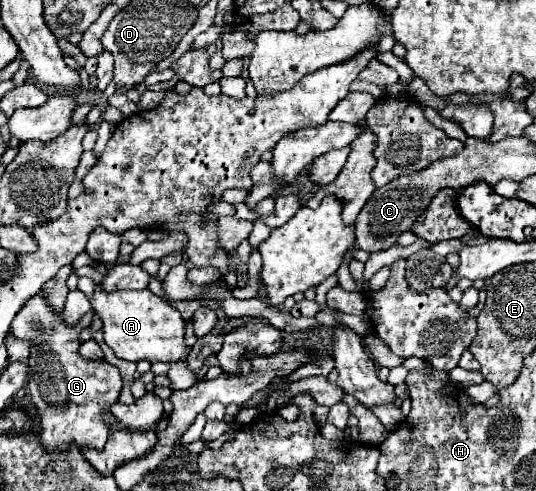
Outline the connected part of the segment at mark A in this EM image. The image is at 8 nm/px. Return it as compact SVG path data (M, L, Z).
M95 285L93 297L89 299L93 311L103 321L105 343L115 351L117 357L127 361L147 359L155 361L181 361L189 355L185 347L185 321L177 309L165 303L161 297L153 295L149 289L143 291L113 291L107 293L101 285Z

